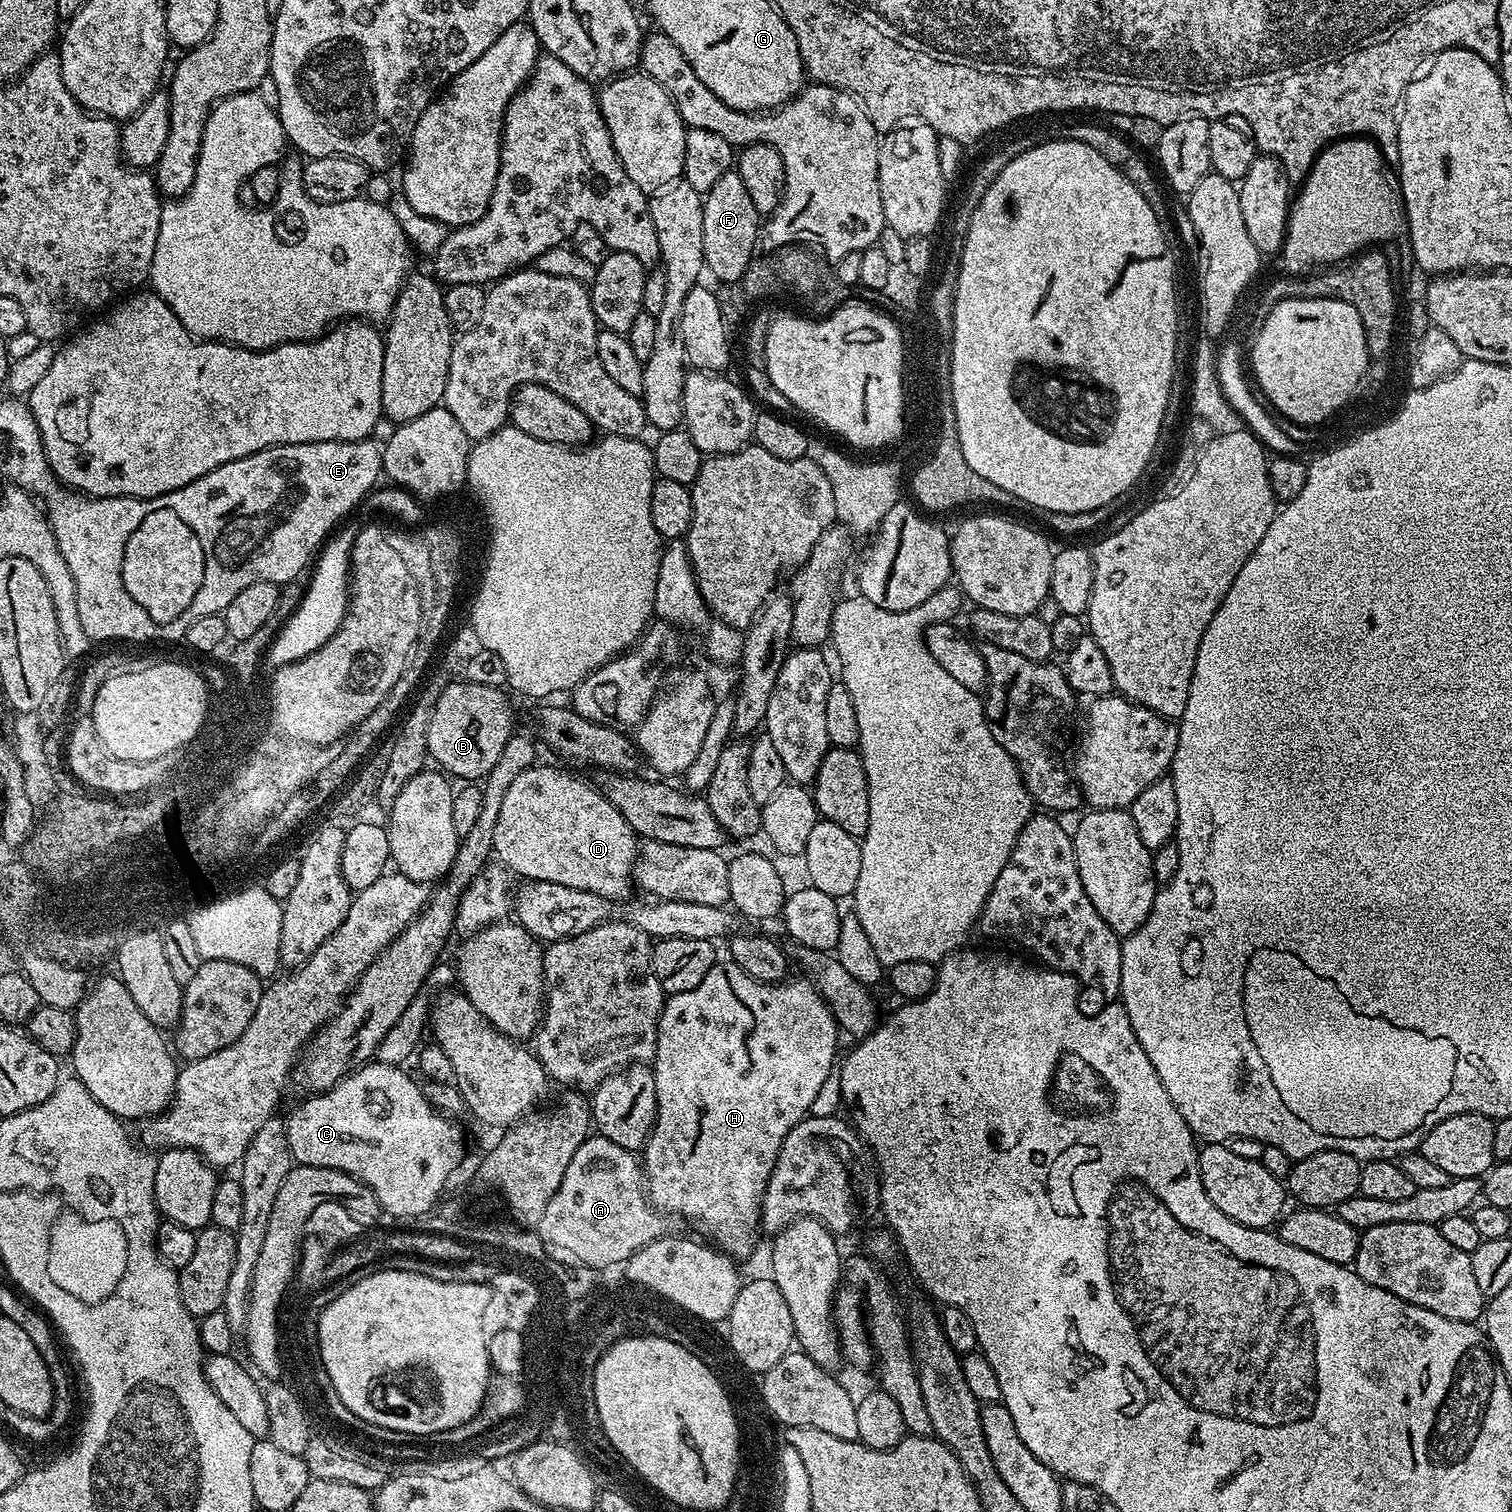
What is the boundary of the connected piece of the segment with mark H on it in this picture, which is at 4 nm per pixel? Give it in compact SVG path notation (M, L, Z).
M718 962L712 967L710 974L706 974L706 978L702 978L698 986L694 986L694 990L671 993L665 999L658 1022L658 1042L654 1061L656 1124L642 1149L642 1167L646 1177L648 1198L661 1213L673 1212L674 1215L697 1224L716 1248L733 1258L751 1254L752 1247L756 1244L756 1228L758 1232L760 1224L760 1205L770 1174L774 1170L774 1162L778 1162L778 1150L782 1150L786 1134L790 1134L790 1130L794 1130L794 1126L798 1126L798 1122L813 1111L812 1103L819 1098L828 1075L831 1072L833 1075L834 1065L837 1063L836 1039L842 1036L842 1032L834 1014L828 1008L827 1002L820 997L820 992L811 980L792 979L785 979L779 984L764 984L761 980L750 978L750 974L746 974L734 963Z

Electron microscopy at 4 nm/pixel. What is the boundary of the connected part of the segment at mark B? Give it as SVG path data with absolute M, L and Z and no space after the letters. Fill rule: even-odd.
M457 679L452 684L441 690L436 704L432 705L432 713L429 716L429 730L426 732L427 755L432 760L436 759L441 769L449 777L457 776L460 782L480 782L487 776L490 770L494 770L494 762L502 758L502 749L511 738L514 725L512 725L512 708L504 697L504 688L494 686L478 686L471 684L469 680Z

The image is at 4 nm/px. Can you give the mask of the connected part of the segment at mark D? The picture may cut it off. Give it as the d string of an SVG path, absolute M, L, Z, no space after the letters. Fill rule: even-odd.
M533 766L522 770L506 798L502 798L502 810L498 810L498 826L494 826L495 859L509 873L531 882L558 882L574 890L586 890L590 894L604 896L613 902L624 902L634 892L634 873L638 855L638 837L624 816L600 793L599 787L587 784L560 768Z

